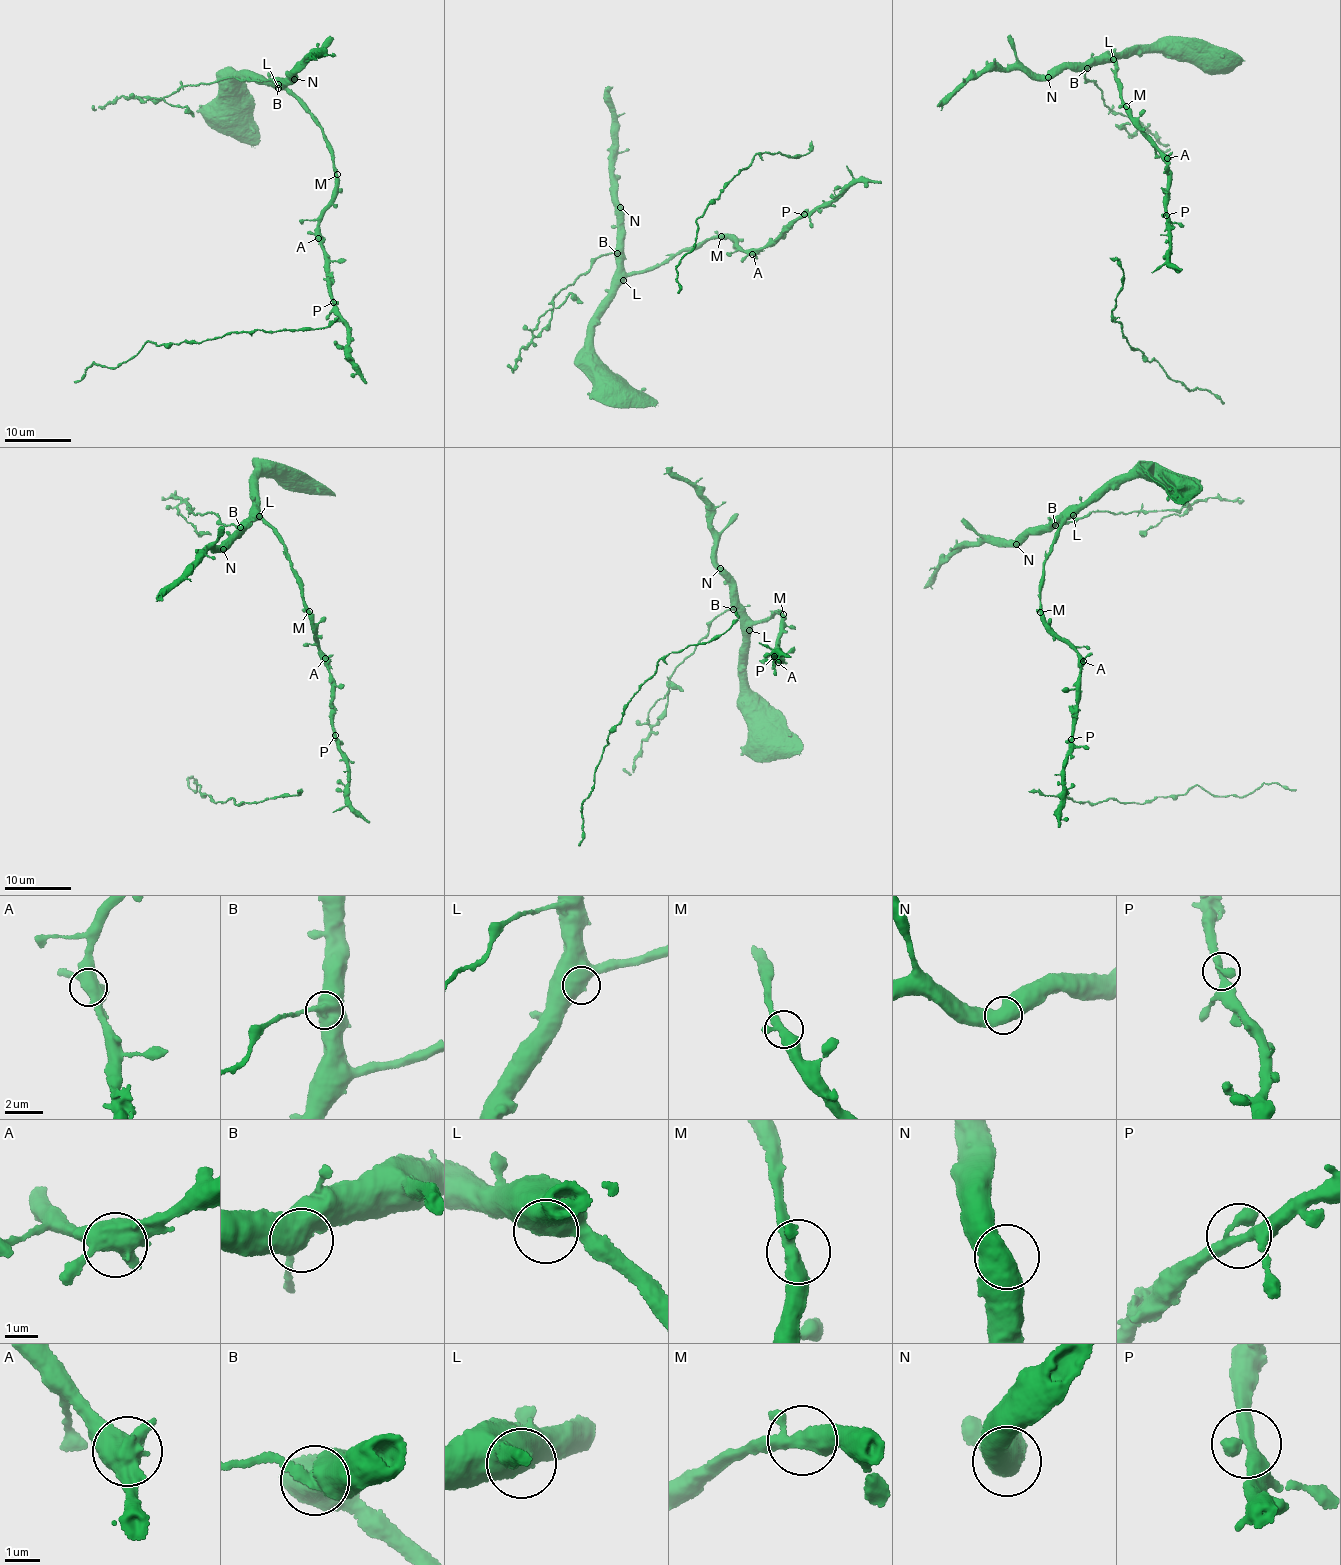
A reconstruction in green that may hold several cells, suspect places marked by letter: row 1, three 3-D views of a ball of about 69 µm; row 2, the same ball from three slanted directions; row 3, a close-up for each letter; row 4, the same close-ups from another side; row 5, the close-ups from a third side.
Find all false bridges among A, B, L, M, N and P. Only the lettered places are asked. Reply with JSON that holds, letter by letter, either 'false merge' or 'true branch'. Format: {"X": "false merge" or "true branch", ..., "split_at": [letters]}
{"A": "true branch", "B": "false merge", "L": "true branch", "M": "true branch", "N": "true branch", "P": "true branch", "split_at": ["B"]}

